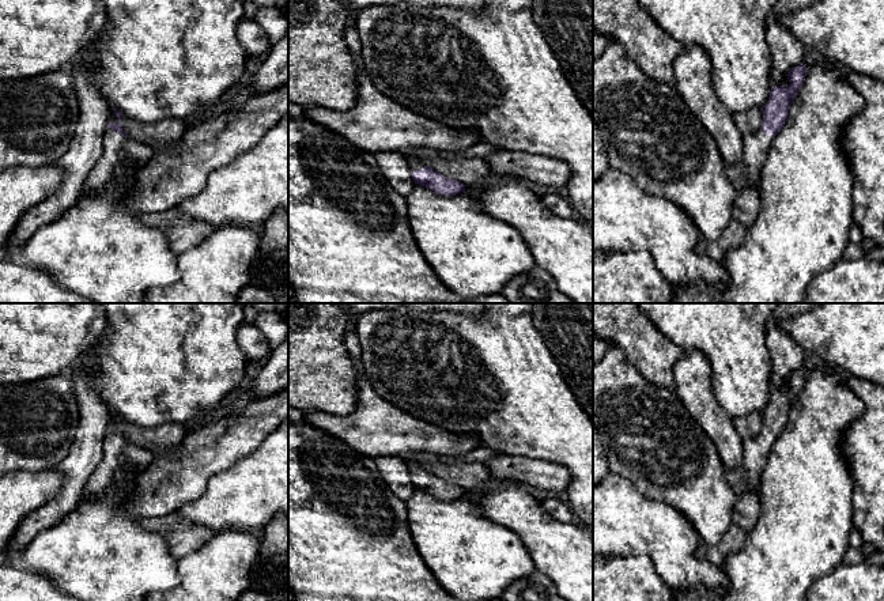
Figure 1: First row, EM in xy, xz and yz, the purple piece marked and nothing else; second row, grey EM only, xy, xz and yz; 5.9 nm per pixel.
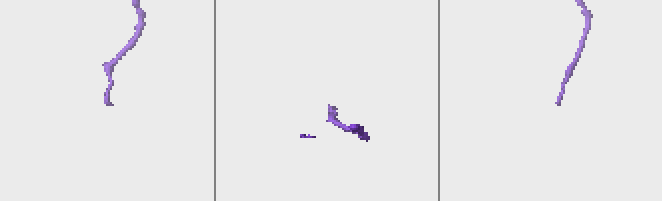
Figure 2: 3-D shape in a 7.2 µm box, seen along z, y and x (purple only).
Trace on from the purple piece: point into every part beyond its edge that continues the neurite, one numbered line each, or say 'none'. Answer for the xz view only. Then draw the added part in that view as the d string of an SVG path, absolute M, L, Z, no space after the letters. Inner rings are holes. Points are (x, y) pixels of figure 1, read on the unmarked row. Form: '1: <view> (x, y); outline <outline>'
1: xz (415, 467); outline M416 458L405 460L405 462L407 462L408 468L409 468L411 476L416 476L416 475L420 475L420 473L426 472L426 468Z

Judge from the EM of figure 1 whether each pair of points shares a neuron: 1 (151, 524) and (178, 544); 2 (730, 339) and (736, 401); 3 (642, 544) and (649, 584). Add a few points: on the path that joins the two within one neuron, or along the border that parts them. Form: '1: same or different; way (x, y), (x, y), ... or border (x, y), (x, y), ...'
1: same; way (158, 524), (173, 537)
2: same; way (735, 354), (735, 386)
3: different; border (612, 555), (646, 555), (662, 579)

